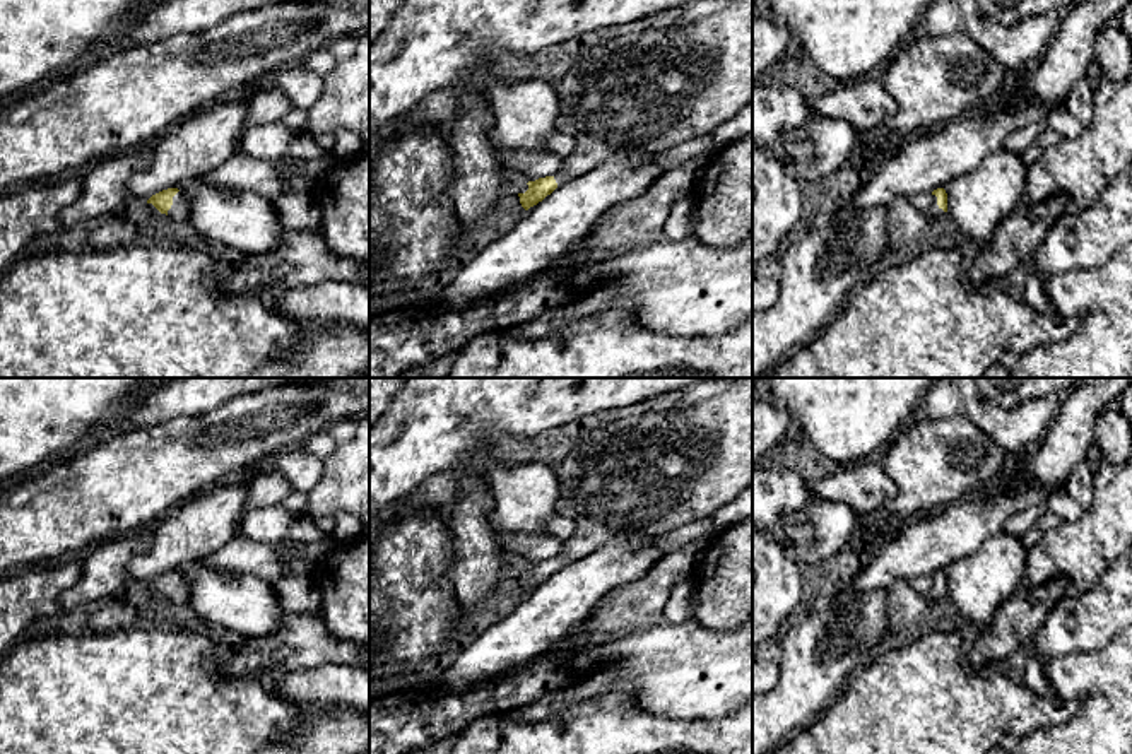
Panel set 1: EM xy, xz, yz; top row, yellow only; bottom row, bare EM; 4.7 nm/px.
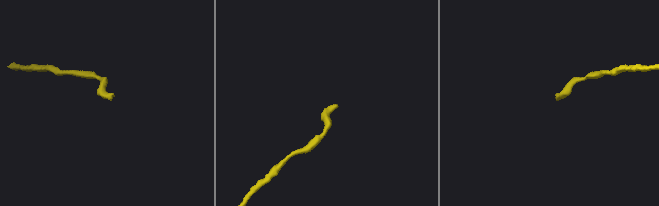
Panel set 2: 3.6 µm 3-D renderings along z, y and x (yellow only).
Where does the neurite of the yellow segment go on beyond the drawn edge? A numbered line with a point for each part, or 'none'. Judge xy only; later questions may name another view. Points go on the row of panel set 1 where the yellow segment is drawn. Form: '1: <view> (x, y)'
1: xy (178, 211)

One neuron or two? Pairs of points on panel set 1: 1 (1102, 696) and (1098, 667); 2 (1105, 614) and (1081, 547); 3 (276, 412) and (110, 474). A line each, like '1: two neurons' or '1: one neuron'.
1: one neuron
2: two neurons
3: one neuron

